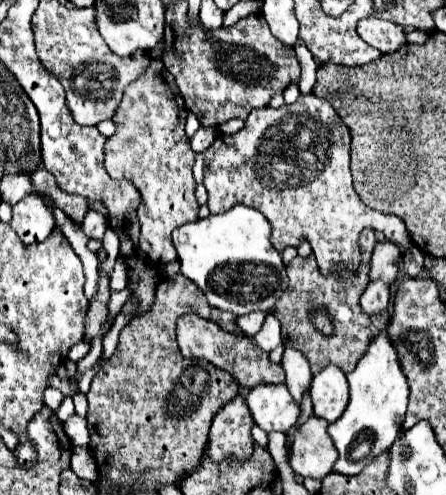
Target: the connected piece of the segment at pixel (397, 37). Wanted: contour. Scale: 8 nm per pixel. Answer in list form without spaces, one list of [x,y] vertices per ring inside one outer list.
[[[365,18],[357,26],[359,36],[373,48],[381,52],[393,52],[405,44],[405,32],[401,26],[379,20],[379,18]]]

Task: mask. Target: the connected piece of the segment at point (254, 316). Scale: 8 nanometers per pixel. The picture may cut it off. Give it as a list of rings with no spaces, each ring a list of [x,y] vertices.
[[[251,312],[251,314],[239,316],[237,326],[239,326],[239,330],[243,332],[245,338],[253,338],[261,330],[261,324],[263,324],[265,316],[267,316],[265,312]]]

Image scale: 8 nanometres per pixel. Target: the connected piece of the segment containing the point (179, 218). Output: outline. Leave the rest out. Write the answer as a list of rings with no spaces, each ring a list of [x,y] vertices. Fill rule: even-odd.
[[[151,60],[149,68],[141,78],[131,82],[125,88],[125,96],[113,116],[117,132],[105,142],[105,168],[109,176],[115,180],[131,180],[141,192],[141,204],[137,208],[137,218],[141,222],[141,250],[147,254],[155,268],[163,268],[169,262],[177,260],[177,252],[171,240],[171,232],[187,222],[195,222],[199,218],[199,202],[195,200],[195,180],[193,180],[193,156],[195,152],[189,146],[189,138],[185,136],[185,118],[187,108],[177,90],[175,78],[165,70],[161,60]]]

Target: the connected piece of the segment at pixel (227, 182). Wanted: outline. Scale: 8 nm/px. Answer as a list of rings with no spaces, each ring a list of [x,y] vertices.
[[[301,94],[297,102],[283,104],[281,108],[257,108],[245,120],[245,126],[235,134],[217,134],[215,142],[203,152],[205,156],[205,178],[203,184],[209,192],[209,210],[213,214],[229,210],[233,204],[245,204],[257,208],[273,226],[273,246],[283,252],[285,246],[299,246],[301,238],[307,238],[313,254],[317,256],[319,268],[323,274],[333,272],[335,268],[349,266],[351,270],[359,268],[359,246],[357,236],[363,228],[381,230],[389,242],[393,242],[399,252],[409,252],[413,240],[405,228],[405,222],[393,214],[377,212],[361,202],[353,188],[351,168],[351,134],[337,110],[333,110],[329,100],[317,98],[315,94]]]

